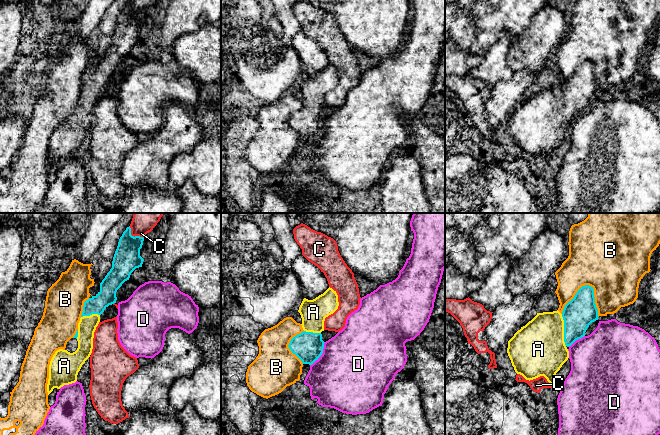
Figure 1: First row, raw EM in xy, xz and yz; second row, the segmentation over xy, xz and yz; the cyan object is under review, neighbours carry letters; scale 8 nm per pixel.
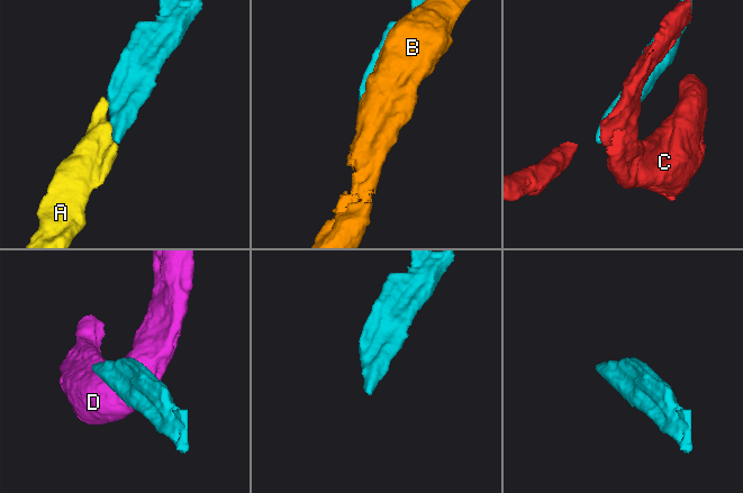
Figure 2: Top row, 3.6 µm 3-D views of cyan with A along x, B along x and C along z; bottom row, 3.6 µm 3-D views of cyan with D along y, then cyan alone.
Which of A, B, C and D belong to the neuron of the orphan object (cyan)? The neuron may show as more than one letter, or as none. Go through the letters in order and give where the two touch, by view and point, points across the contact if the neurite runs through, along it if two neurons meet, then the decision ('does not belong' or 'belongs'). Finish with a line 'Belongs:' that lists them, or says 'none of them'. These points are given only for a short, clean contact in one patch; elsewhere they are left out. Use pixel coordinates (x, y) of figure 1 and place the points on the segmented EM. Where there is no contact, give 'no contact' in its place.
A: contact yz (564, 330); belongs
B: contact yz (575, 294); does not belong
C: contact xy (133, 236); does not belong
D: contact xz (321, 354); does not belong
Belongs: A

